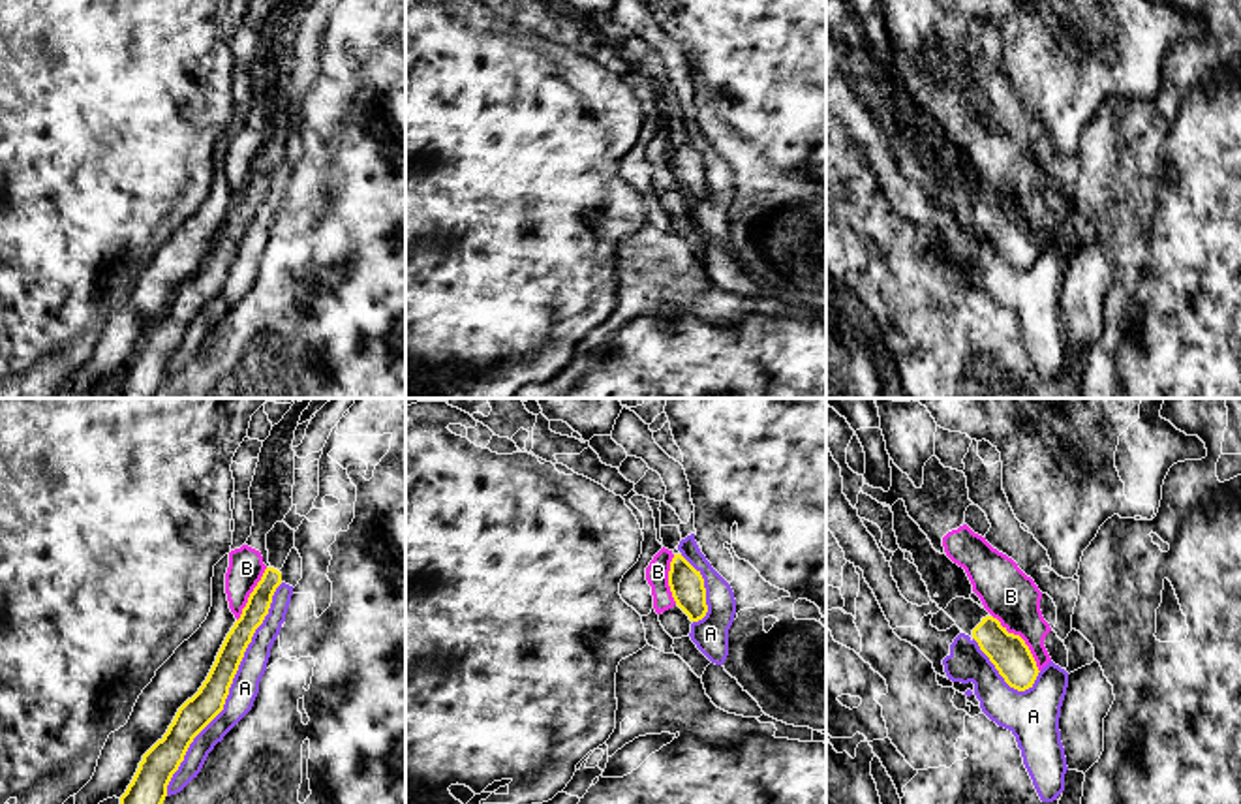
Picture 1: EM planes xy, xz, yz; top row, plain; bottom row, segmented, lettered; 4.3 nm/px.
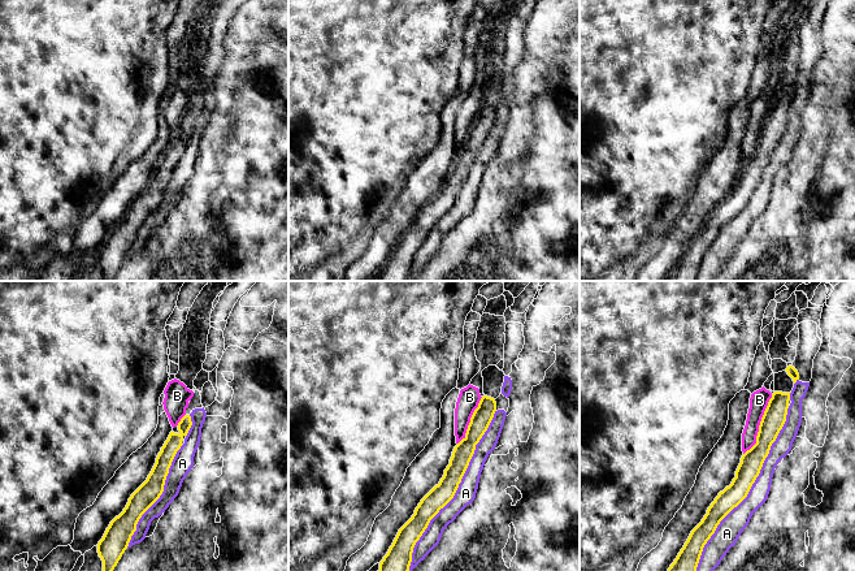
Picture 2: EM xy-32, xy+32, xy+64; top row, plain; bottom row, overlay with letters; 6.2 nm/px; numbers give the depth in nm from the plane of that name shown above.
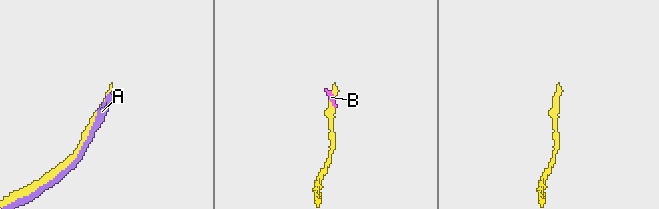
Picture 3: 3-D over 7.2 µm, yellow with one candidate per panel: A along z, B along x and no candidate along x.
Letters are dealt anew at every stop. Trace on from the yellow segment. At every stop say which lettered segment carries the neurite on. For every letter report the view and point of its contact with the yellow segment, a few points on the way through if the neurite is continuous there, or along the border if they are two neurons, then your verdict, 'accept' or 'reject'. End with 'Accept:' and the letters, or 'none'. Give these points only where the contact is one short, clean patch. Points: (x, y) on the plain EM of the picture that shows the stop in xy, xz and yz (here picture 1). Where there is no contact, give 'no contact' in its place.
A: xy (228, 269) | reject
B: yz (1024, 220) | along yz (992, 194), (1024, 220), (1039, 250) | reject
Accept: none

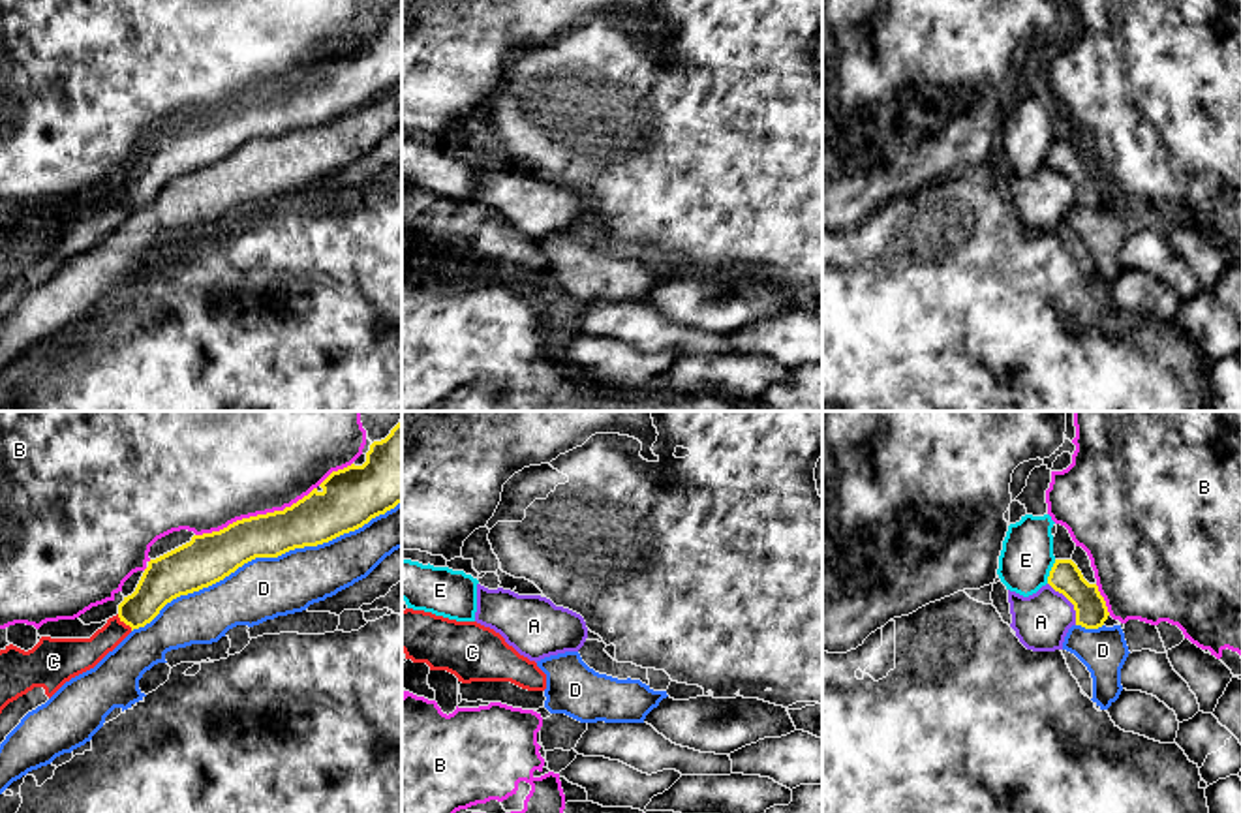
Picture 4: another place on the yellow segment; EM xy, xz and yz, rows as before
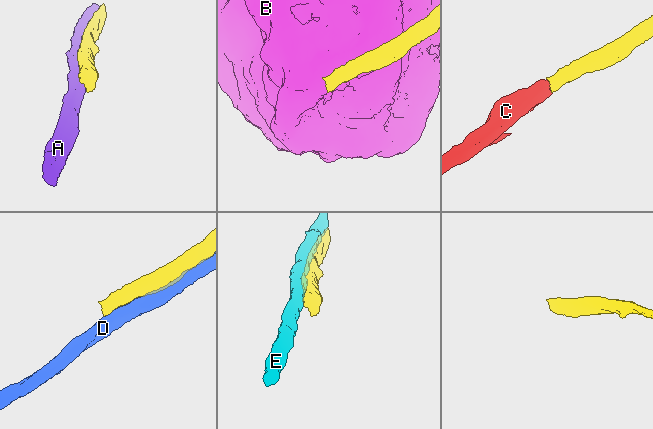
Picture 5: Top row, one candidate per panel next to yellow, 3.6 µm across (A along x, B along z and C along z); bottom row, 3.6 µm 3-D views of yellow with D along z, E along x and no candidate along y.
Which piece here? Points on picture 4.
A: yz (1071, 181) | reject
B: xy (275, 91) | reject
C: xy (124, 201) | across xy (164, 158), (124, 201), (92, 230), (77, 235) | accept
D: xy (265, 136) | reject
E: yz (1050, 151) | reject
Accept: C

